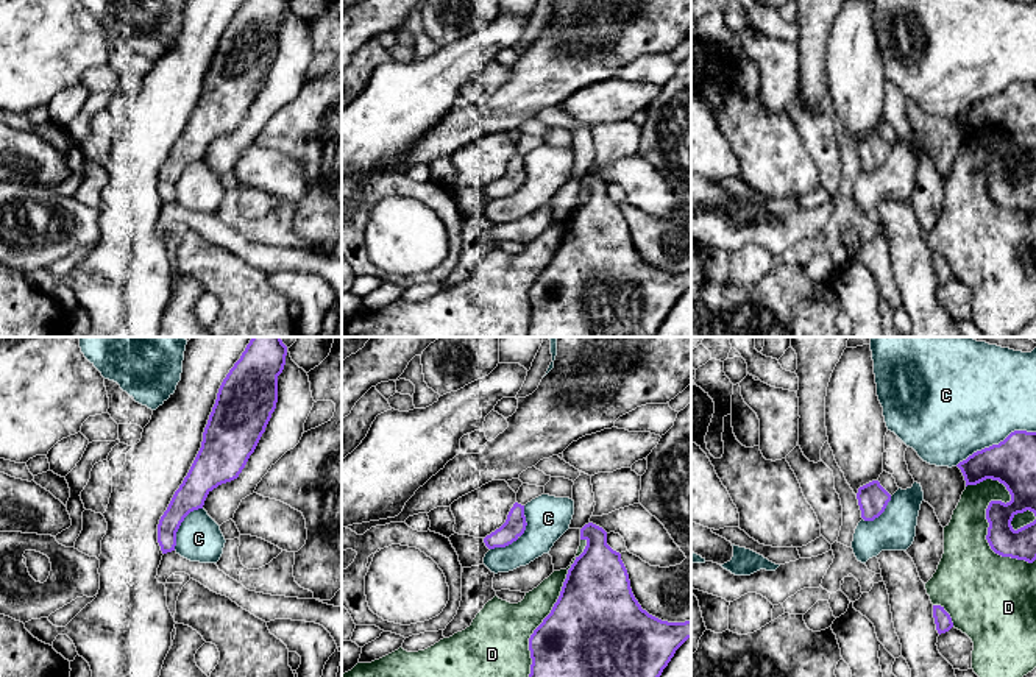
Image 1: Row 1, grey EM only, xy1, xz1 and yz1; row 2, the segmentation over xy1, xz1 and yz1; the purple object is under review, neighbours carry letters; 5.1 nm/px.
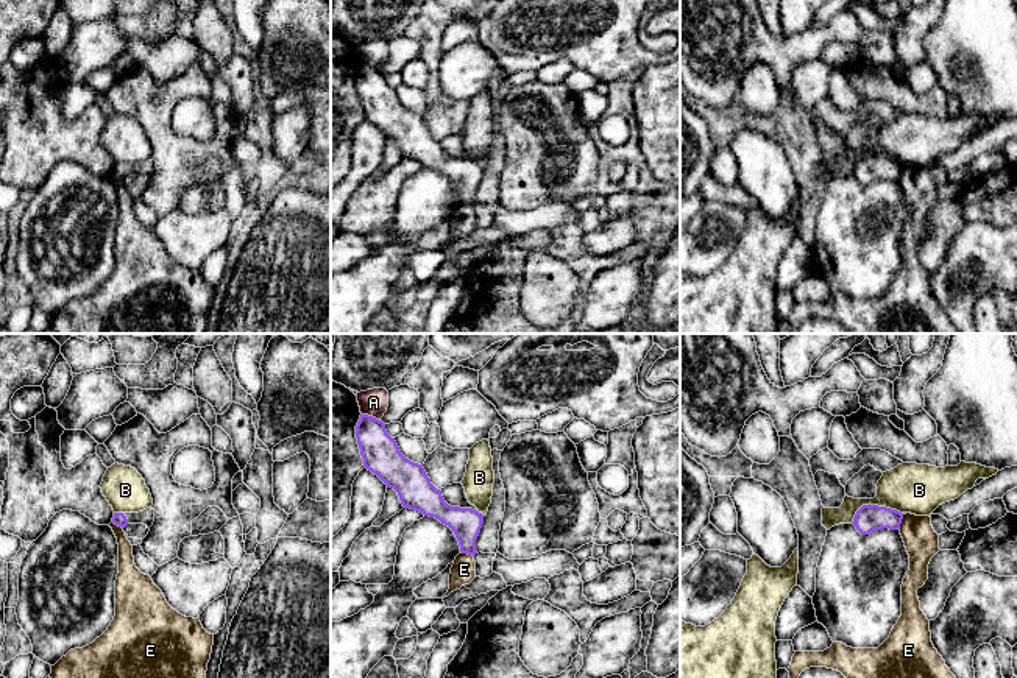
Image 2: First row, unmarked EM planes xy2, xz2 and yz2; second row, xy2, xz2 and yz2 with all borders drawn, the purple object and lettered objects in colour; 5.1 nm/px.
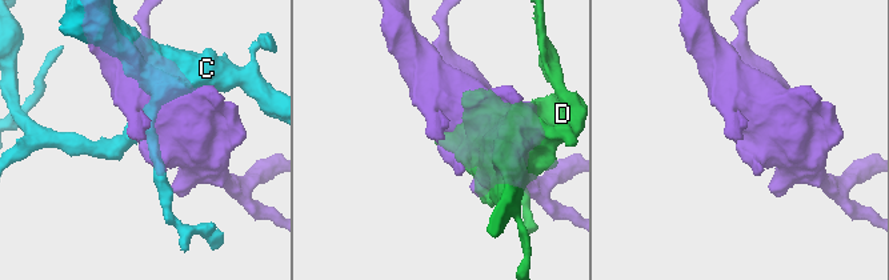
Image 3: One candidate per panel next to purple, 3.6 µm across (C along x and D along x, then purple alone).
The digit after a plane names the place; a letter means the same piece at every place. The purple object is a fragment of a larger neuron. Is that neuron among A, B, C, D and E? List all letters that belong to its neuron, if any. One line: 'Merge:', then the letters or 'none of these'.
Merge: none of these

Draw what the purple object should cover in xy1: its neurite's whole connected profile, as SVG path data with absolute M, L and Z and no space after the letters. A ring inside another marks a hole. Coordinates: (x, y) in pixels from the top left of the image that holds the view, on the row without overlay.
M245 0L223 30L203 83L201 98L159 170L158 193L162 204L175 201L176 183L184 168L190 162L203 159L214 139L237 129L245 119L276 59L278 27L284 20L286 6L287 0Z

